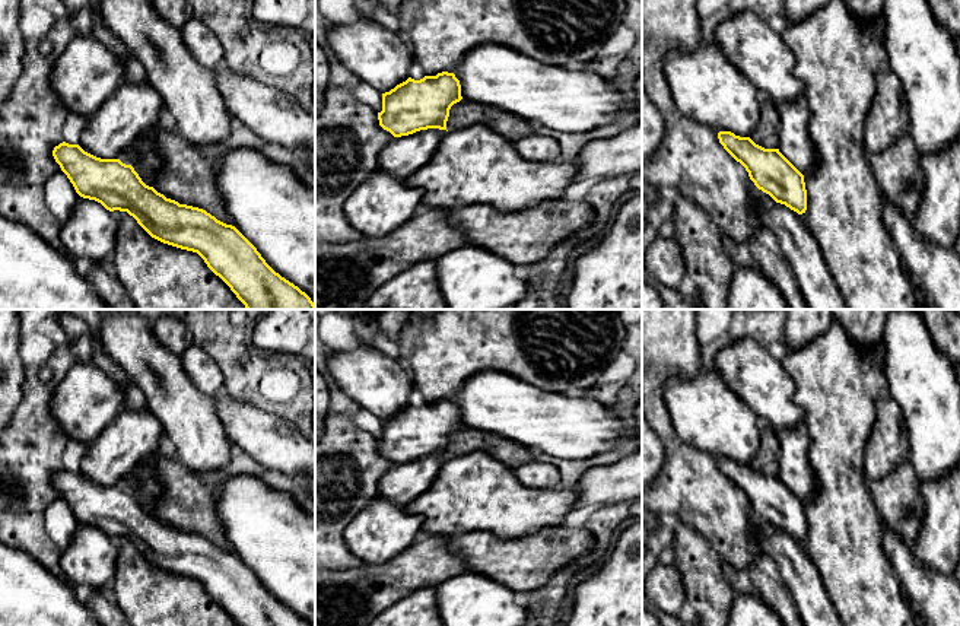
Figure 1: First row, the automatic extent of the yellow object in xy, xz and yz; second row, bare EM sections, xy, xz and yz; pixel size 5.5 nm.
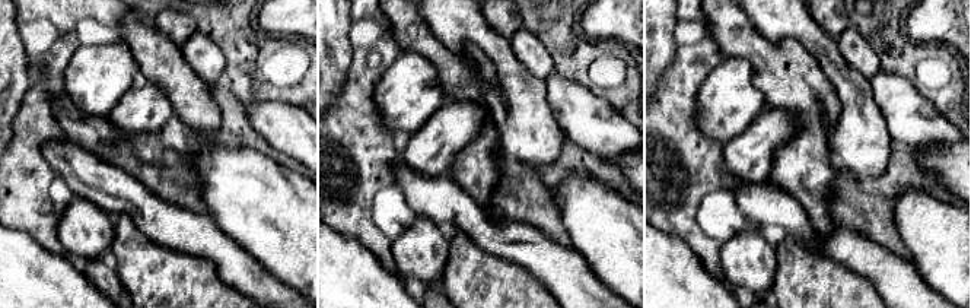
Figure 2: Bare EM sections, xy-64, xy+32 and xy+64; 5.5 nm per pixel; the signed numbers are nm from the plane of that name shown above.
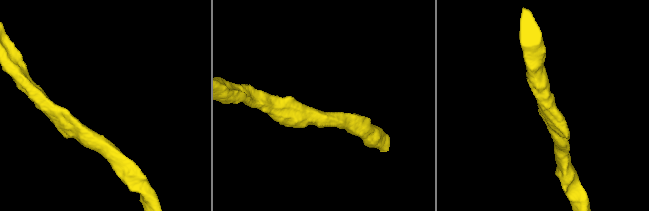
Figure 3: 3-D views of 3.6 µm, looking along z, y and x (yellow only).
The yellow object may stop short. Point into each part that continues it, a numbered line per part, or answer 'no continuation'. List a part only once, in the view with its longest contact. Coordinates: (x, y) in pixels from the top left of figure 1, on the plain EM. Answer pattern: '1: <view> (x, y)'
1: xy (270, 533)

